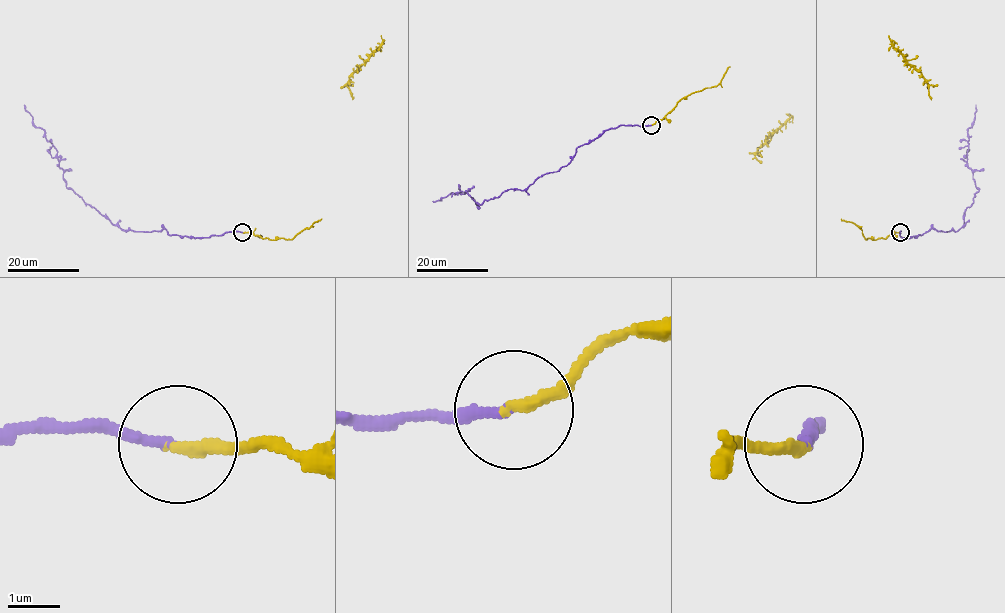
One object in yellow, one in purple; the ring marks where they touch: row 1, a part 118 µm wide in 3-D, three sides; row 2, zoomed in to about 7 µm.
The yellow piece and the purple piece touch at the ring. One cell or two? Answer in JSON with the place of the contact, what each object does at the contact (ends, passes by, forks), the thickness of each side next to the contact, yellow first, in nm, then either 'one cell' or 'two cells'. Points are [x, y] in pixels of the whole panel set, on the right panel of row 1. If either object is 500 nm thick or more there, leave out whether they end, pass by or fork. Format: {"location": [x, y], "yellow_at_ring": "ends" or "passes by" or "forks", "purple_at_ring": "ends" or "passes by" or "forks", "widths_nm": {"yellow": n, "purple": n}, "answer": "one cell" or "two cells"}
{"location": [900, 232], "yellow_at_ring": "ends", "purple_at_ring": "ends", "widths_nm": {"yellow": 240, "purple": 180}, "answer": "two cells"}

